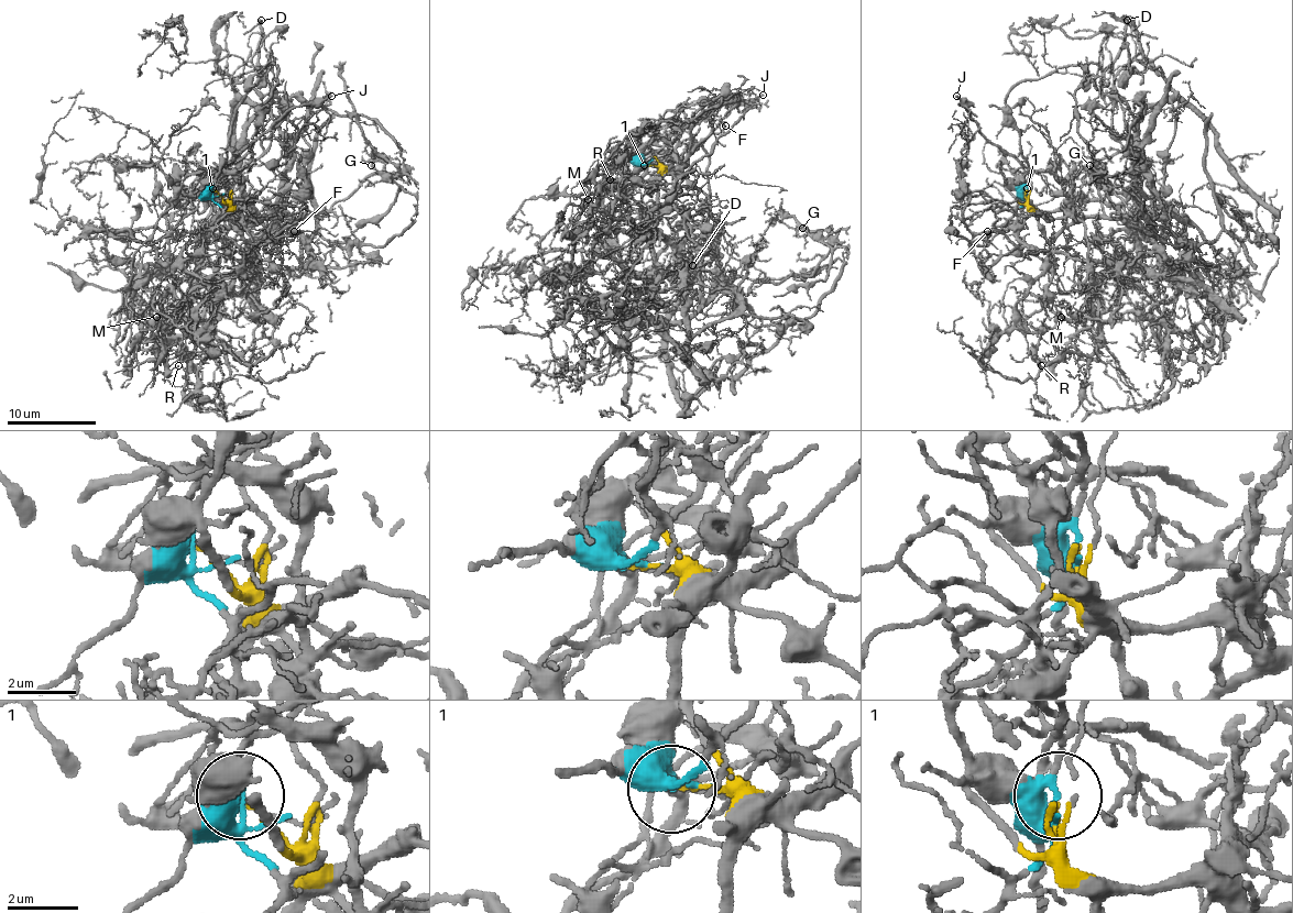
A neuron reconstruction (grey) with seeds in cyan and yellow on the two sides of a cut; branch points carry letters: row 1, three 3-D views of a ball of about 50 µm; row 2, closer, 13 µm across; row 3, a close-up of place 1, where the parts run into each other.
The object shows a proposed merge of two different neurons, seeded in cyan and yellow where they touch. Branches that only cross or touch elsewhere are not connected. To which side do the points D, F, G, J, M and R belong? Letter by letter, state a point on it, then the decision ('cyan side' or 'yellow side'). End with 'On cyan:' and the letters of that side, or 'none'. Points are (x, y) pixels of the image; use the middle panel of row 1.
D: place (692, 265); cyan side
F: place (725, 125); yellow side
G: place (802, 228); yellow side
J: place (763, 95); cyan side
M: place (588, 199); yellow side
R: place (610, 179); yellow side
On cyan: D, J

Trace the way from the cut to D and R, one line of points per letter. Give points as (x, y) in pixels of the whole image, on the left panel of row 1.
D: (219, 195), (212, 195), (212, 177), (250, 149), (276, 81), (278, 68), (274, 64), (259, 68), (261, 20)
R: (219, 195), (228, 208), (217, 237), (221, 286), (159, 332), (171, 371), (179, 365)

